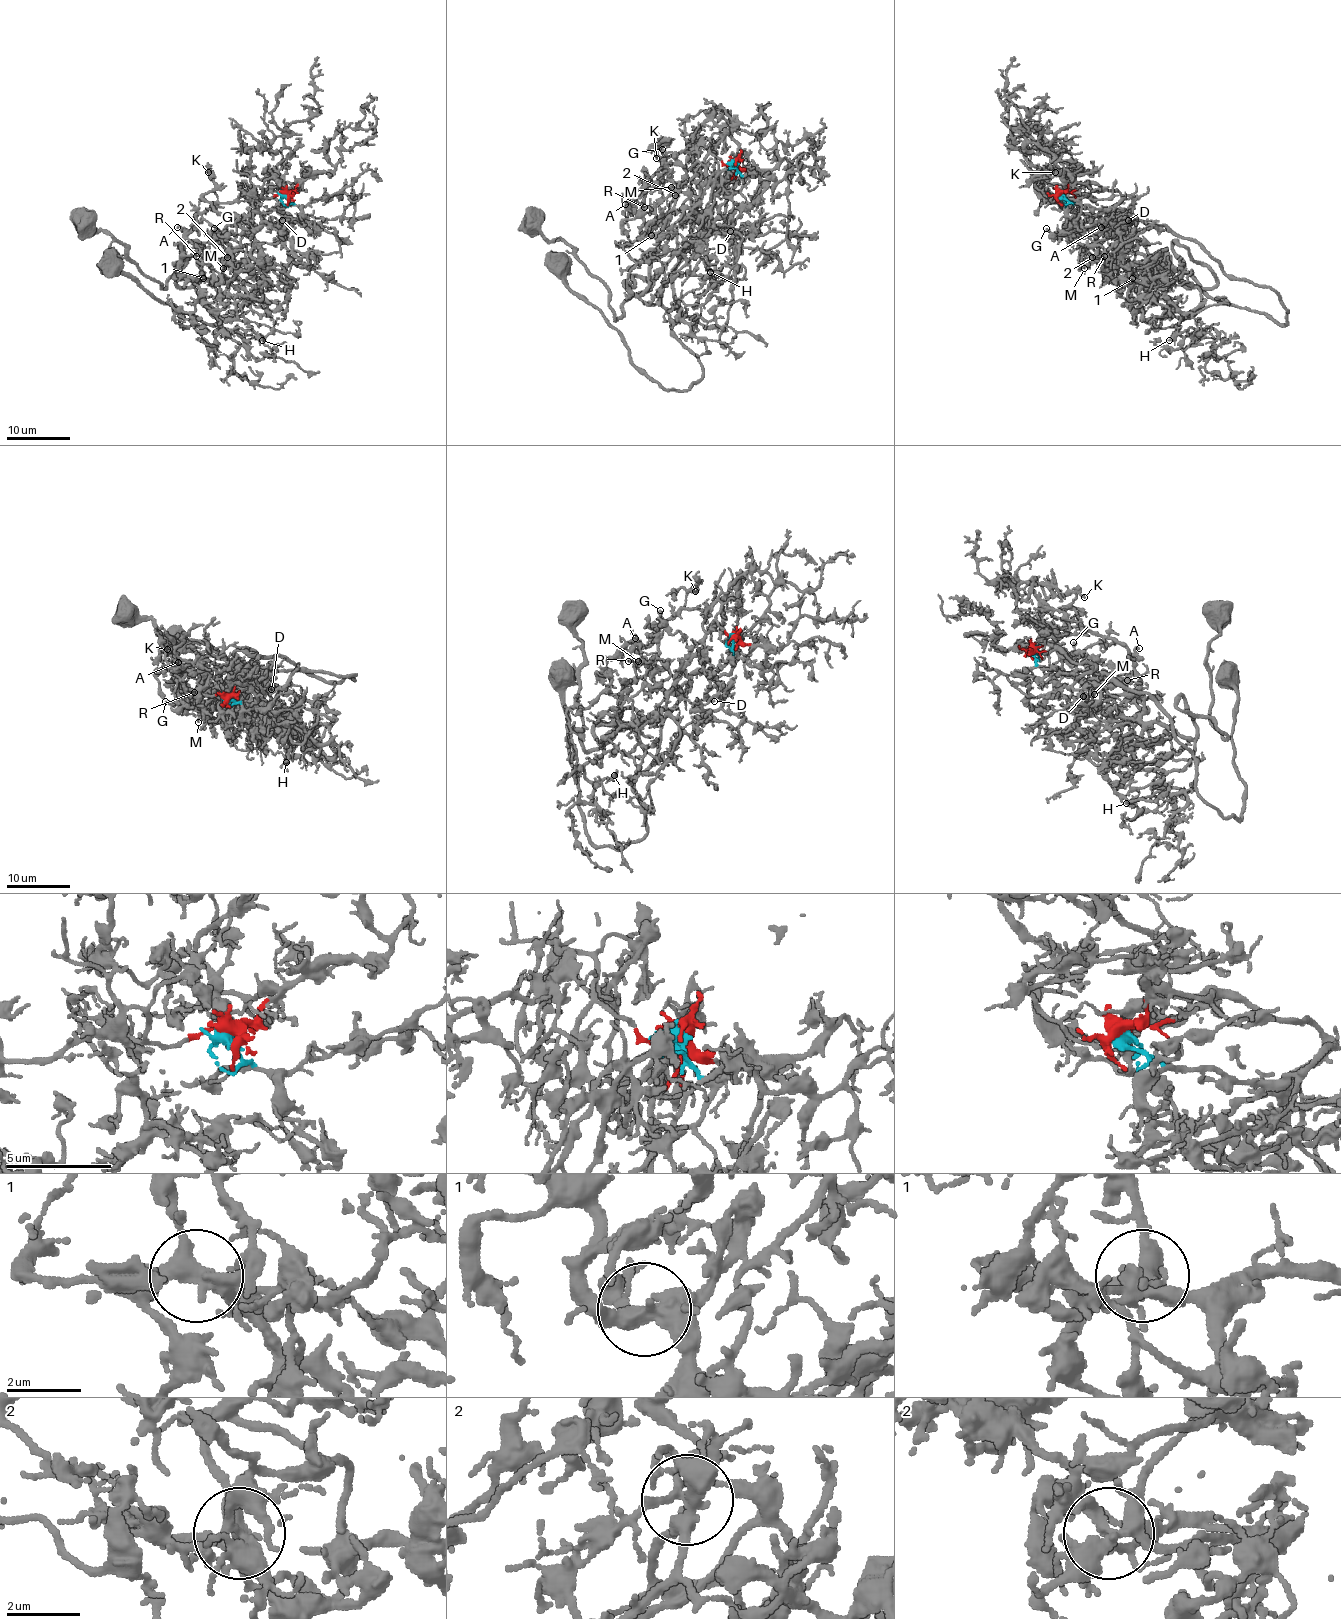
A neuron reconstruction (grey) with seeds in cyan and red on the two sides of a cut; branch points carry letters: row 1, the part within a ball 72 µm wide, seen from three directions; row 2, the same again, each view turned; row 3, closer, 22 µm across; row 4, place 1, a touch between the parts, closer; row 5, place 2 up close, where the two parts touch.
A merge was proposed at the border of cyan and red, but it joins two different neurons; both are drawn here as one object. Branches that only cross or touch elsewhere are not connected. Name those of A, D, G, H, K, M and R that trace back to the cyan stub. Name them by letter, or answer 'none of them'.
D

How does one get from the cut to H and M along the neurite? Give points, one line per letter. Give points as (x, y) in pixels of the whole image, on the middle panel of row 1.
H: (733, 163), (706, 139), (628, 207), (658, 243), (643, 301), (669, 279), (672, 308), (710, 271)
M: (733, 163), (706, 139), (671, 155), (642, 206), (628, 207), (645, 235), (674, 206), (671, 187)

